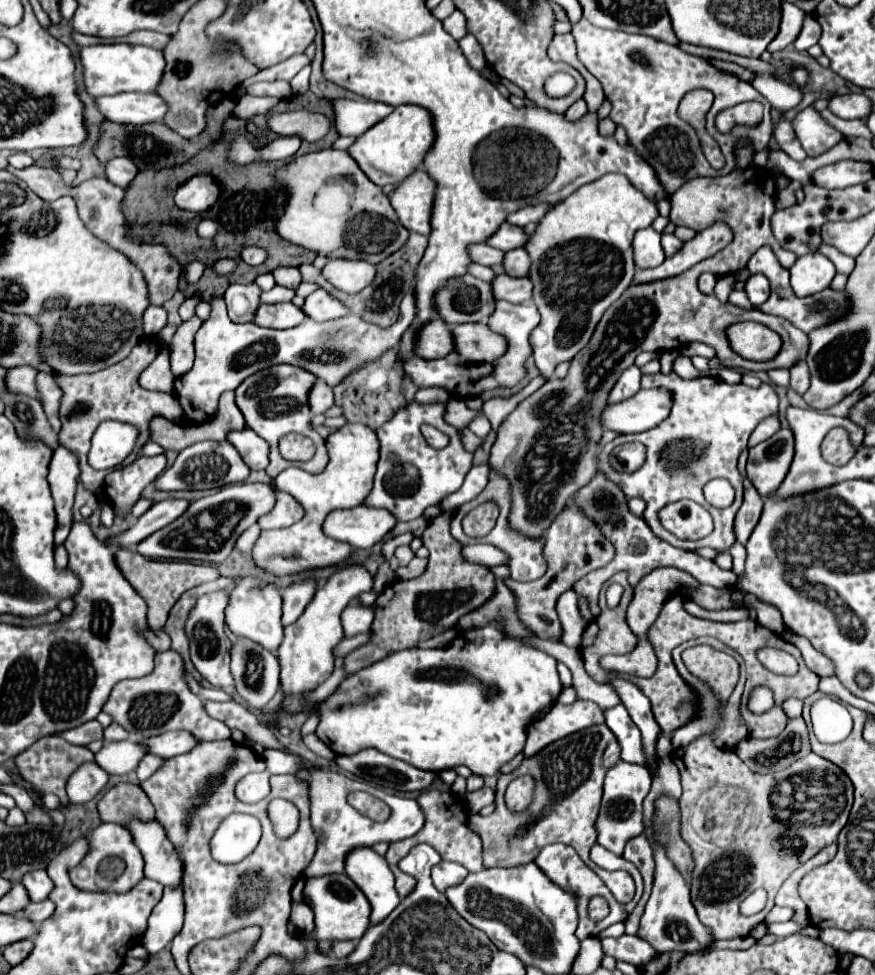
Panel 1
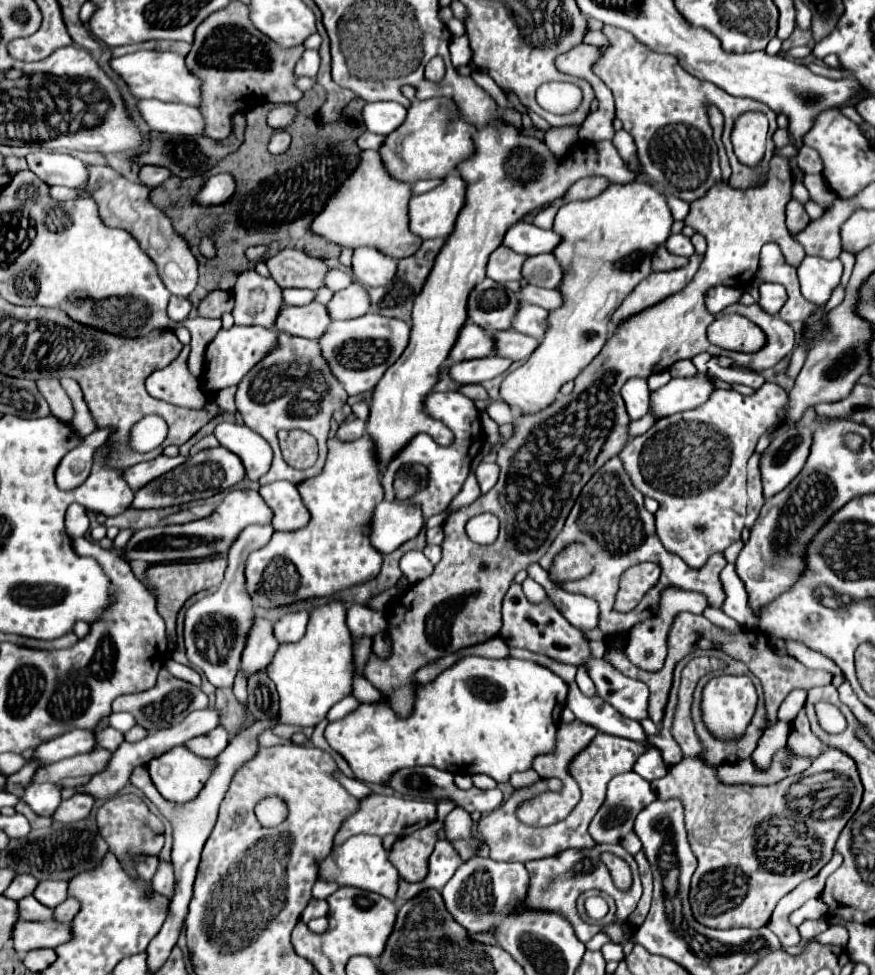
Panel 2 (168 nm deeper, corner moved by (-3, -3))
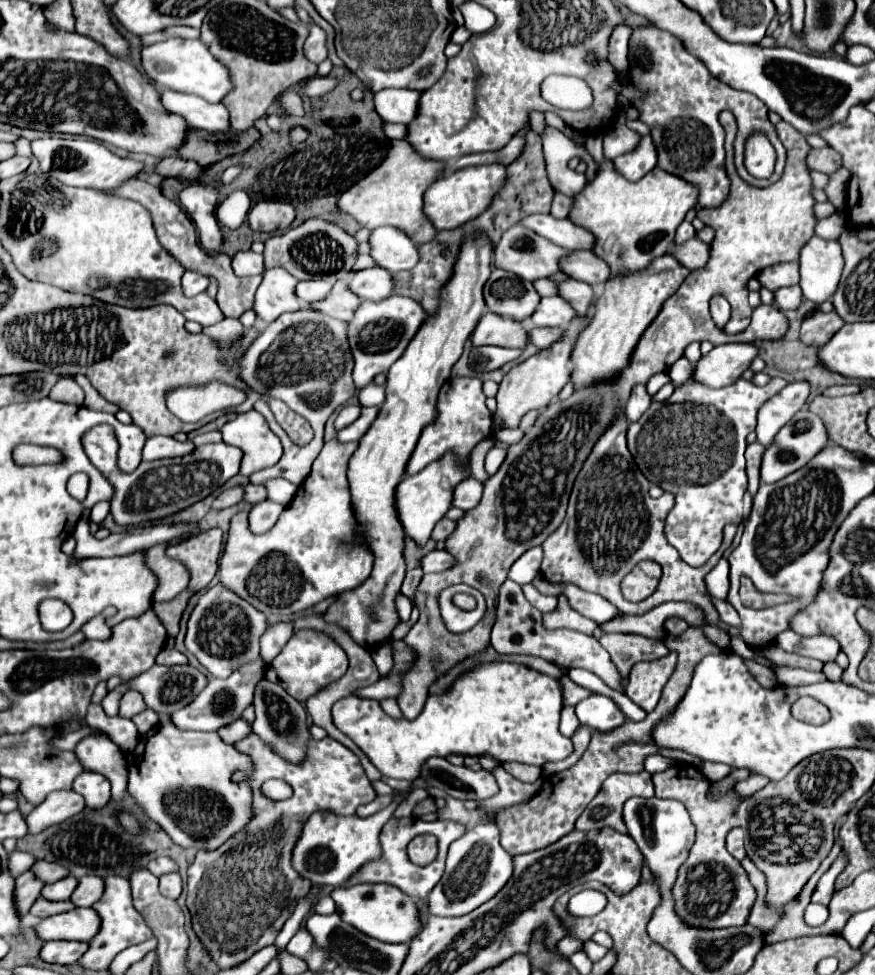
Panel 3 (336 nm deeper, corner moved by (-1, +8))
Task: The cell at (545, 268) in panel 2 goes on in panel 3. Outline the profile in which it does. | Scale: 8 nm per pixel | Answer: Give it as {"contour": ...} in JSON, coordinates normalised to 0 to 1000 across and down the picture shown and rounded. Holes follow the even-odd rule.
{"contour":[[[651,257],[640,266],[640,280],[672,292],[690,292],[697,276],[688,266],[677,262],[677,257]]]}

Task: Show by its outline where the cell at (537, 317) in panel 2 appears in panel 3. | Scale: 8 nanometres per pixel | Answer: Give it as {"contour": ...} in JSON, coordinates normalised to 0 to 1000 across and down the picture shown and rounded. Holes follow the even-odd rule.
{"contour":[[[617,305],[617,315],[603,327],[610,335],[647,335],[658,323],[645,307],[638,305]]]}

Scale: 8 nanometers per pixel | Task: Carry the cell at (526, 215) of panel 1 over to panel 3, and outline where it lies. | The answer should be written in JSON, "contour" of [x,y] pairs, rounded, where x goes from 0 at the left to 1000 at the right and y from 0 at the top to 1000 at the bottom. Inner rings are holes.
{"contour":[[[741,138],[734,141],[725,155],[706,159],[704,163],[699,163],[699,169],[718,186],[734,184],[743,173],[750,171],[750,153],[745,143]]]}

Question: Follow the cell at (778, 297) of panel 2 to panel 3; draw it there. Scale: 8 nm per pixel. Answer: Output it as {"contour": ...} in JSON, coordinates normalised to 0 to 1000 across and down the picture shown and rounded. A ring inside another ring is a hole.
{"contour":[[[891,294],[885,298],[885,311],[889,317],[898,319],[898,317],[910,317],[914,313],[917,307],[917,298],[914,294]]]}

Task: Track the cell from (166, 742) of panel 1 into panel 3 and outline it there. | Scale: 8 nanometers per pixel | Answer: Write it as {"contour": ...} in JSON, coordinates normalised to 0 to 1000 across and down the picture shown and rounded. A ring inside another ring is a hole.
{"contour":[[[270,737],[270,742],[261,742],[261,746],[251,746],[249,754],[256,758],[256,762],[270,762],[272,758],[281,756],[286,752],[286,744],[279,737]]]}

